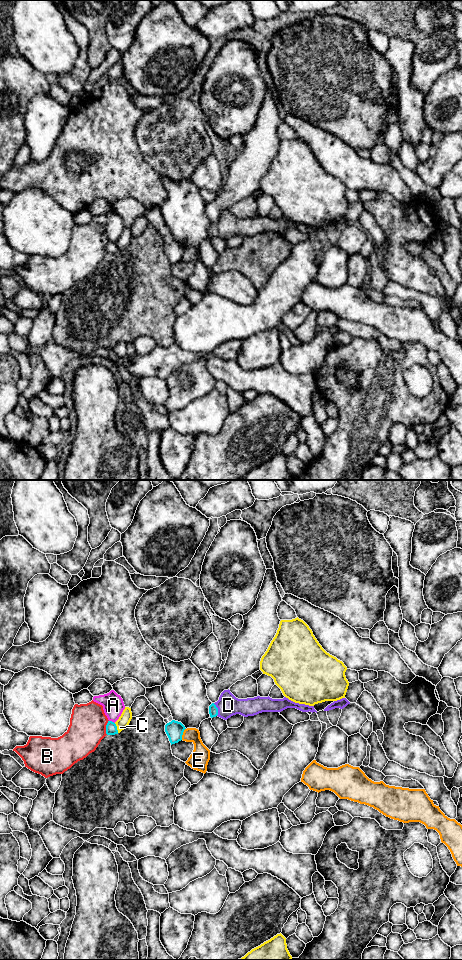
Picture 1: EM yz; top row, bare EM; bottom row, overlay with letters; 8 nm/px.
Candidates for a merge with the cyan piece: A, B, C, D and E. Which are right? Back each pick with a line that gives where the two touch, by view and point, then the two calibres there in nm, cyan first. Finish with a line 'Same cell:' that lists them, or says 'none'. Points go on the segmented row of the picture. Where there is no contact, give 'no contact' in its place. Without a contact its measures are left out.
D: meets cyan in yz at (217, 709); 80 nm thick on the cyan side, 180 nm on the other
Same cell: D

